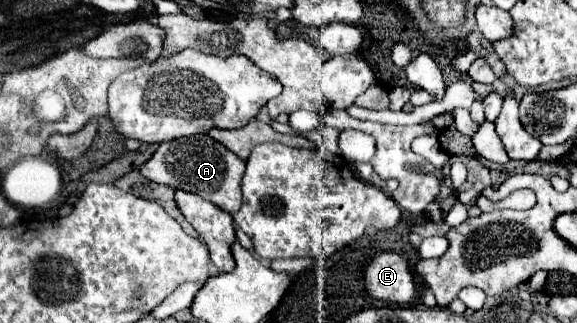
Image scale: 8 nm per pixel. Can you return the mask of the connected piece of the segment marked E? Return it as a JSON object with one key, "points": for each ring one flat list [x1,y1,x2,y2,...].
{"points":[[382,251,372,257,364,267,364,285,366,293,380,301,414,303,420,297,408,261,394,251]]}

